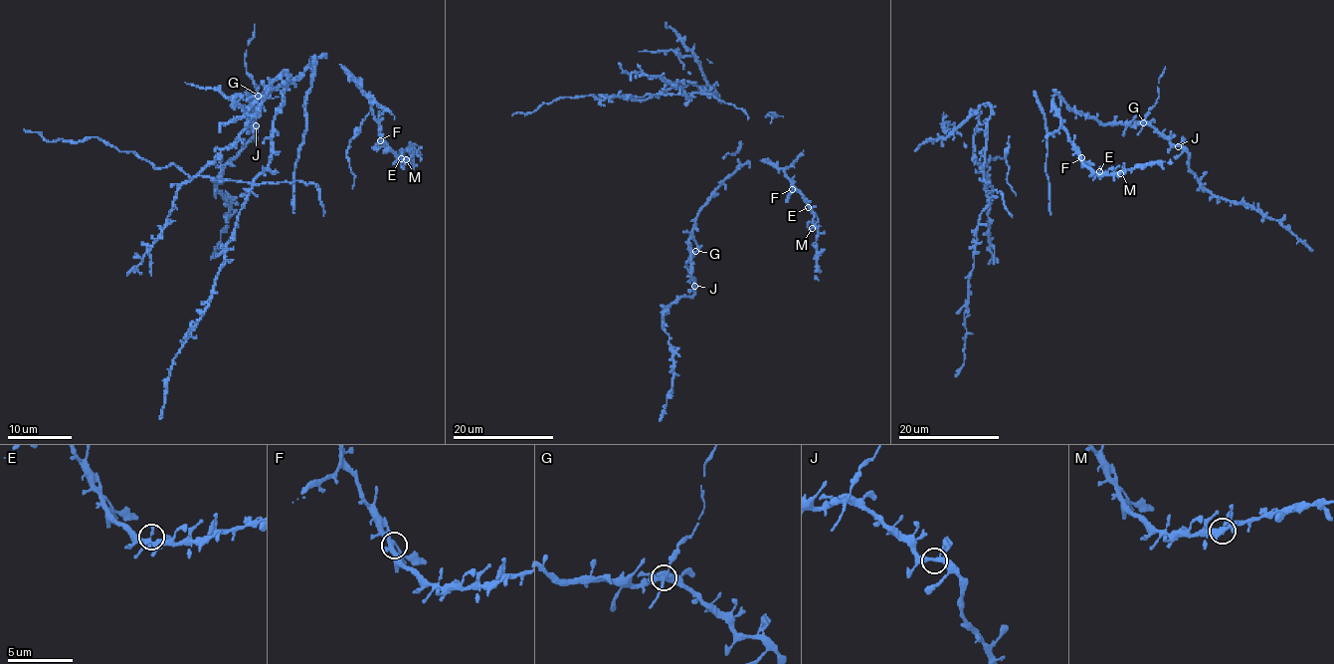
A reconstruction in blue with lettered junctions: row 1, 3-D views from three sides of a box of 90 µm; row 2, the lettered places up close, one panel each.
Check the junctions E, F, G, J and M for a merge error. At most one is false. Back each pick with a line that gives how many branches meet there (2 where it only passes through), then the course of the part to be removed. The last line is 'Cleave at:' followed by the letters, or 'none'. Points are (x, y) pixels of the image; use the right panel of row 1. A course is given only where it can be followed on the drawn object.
Cleave at: none

